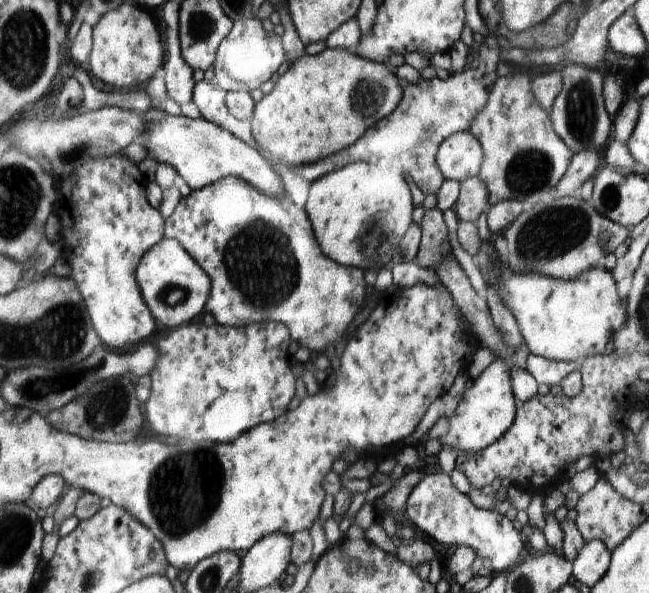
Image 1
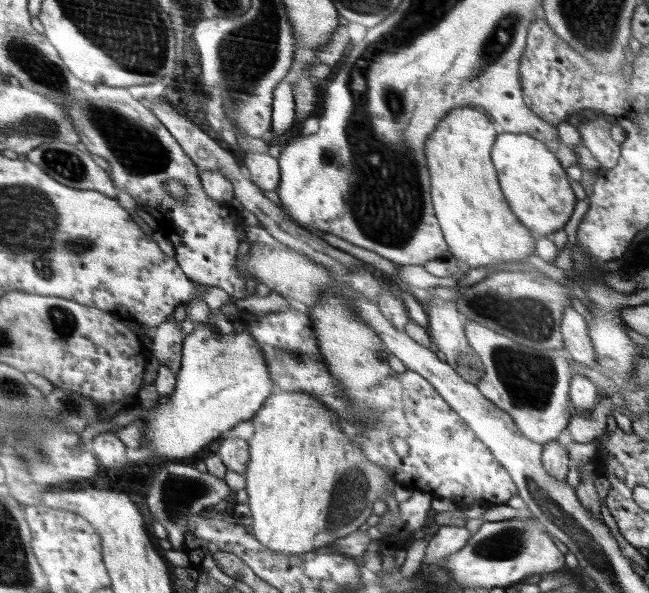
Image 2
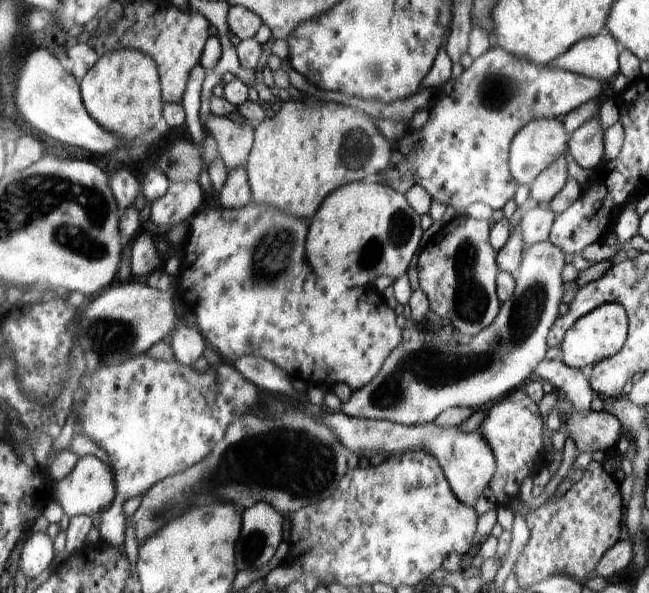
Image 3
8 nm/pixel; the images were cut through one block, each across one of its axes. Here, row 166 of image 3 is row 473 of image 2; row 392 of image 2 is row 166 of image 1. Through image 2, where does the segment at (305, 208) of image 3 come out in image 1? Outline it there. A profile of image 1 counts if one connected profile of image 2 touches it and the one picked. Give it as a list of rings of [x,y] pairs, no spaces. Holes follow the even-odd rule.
[[[324,49],[320,54],[305,54],[291,61],[286,73],[280,75],[273,90],[255,103],[251,121],[251,135],[260,150],[278,172],[312,164],[331,154],[352,146],[375,122],[382,121],[394,112],[403,100],[403,85],[394,71],[384,62],[365,59],[353,50]]]

